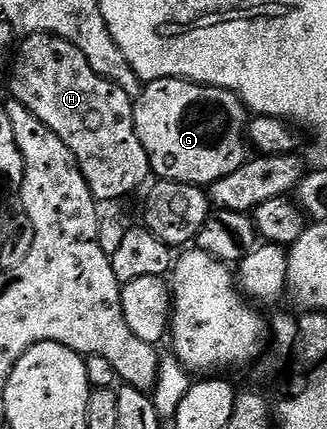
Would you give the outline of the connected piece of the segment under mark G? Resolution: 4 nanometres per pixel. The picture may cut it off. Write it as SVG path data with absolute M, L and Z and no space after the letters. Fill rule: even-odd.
M160 78L159 80L149 81L143 87L142 93L134 100L134 125L136 126L136 134L140 138L140 146L144 146L144 150L150 159L150 171L158 180L171 180L172 182L180 182L181 184L209 186L216 183L220 178L228 178L228 174L232 174L232 170L240 170L240 166L246 163L248 159L247 123L248 109L242 103L242 99L239 96L223 88L208 88L204 84L194 84L191 80Z

